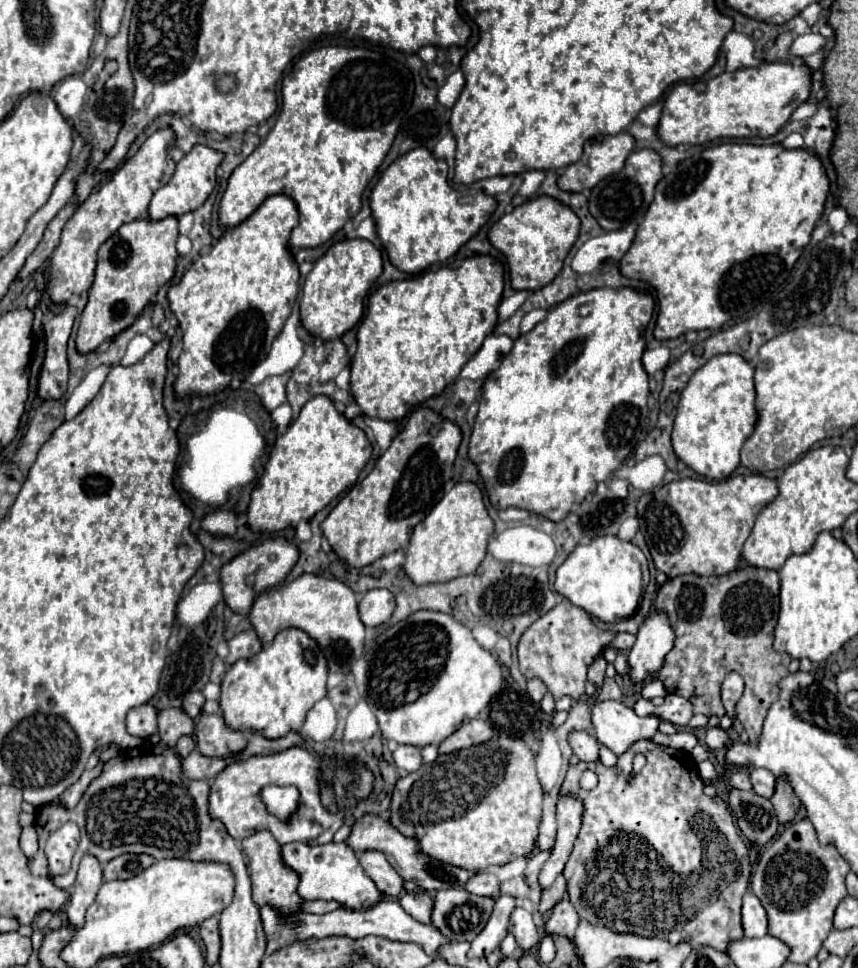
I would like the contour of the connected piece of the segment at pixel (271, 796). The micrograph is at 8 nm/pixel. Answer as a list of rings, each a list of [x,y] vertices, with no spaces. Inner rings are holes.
[[[266,786],[262,790],[262,800],[268,808],[268,812],[272,812],[274,816],[278,816],[280,820],[288,820],[288,816],[296,810],[298,806],[298,790],[294,786]]]

